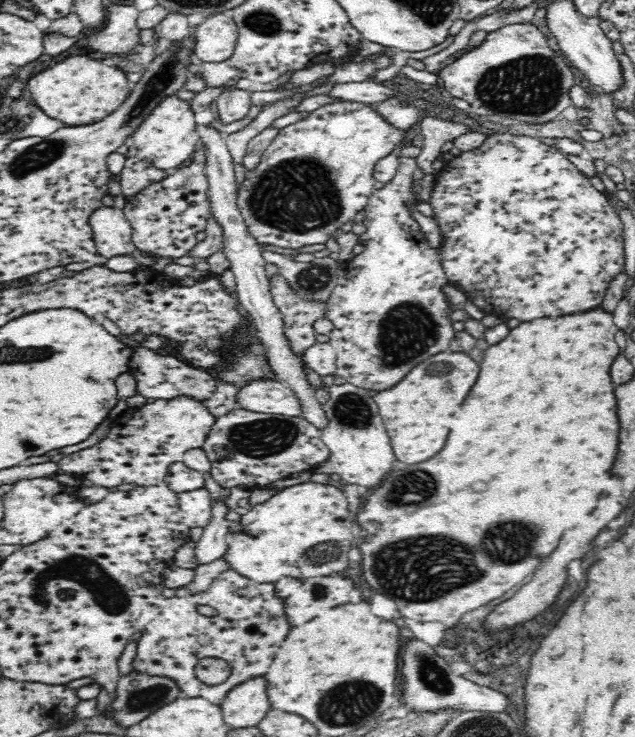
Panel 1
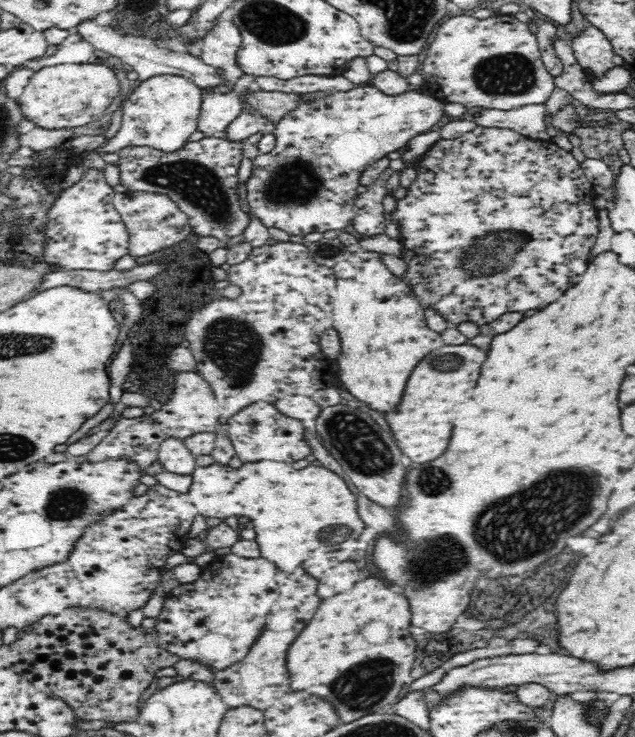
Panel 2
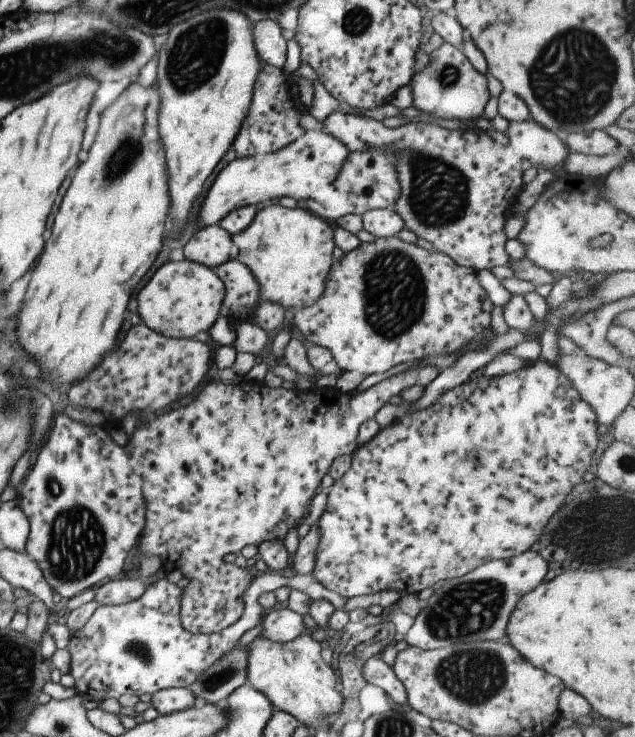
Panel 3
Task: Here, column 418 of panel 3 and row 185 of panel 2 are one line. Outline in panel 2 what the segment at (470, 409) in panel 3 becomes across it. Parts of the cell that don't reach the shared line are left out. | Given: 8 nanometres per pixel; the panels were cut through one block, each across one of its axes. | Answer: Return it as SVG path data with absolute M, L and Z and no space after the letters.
M478 125L474 130L458 136L458 138L441 138L423 156L418 158L412 166L417 172L416 180L406 188L406 194L396 199L396 208L390 213L392 221L398 225L400 231L400 258L405 262L406 268L400 276L400 281L408 285L408 290L418 299L418 303L426 309L434 309L440 313L448 327L456 327L465 322L474 323L479 327L490 324L506 312L526 312L534 308L542 308L558 300L566 290L571 289L580 282L586 266L590 264L590 248L596 242L598 234L597 210L592 205L592 183L586 178L578 160L571 152L553 144L550 140L528 138L519 132L506 129Z

